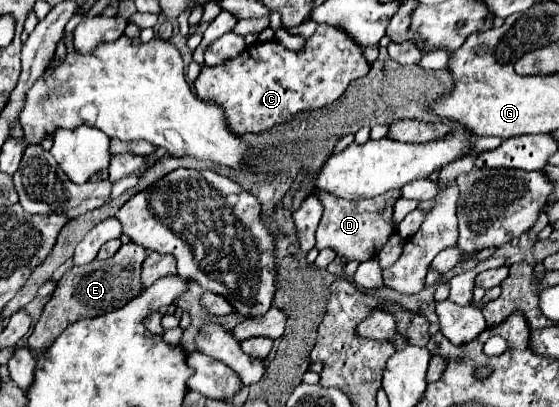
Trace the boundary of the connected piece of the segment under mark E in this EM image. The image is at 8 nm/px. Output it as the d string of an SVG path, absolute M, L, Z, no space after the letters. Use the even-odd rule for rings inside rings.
M130 242L130 244L122 244L120 250L108 260L94 260L90 264L70 268L60 278L50 302L44 306L42 316L28 338L30 348L42 352L50 348L50 344L66 330L66 326L84 318L94 318L118 310L132 298L136 298L140 294L140 272L144 258L146 258L146 248Z

